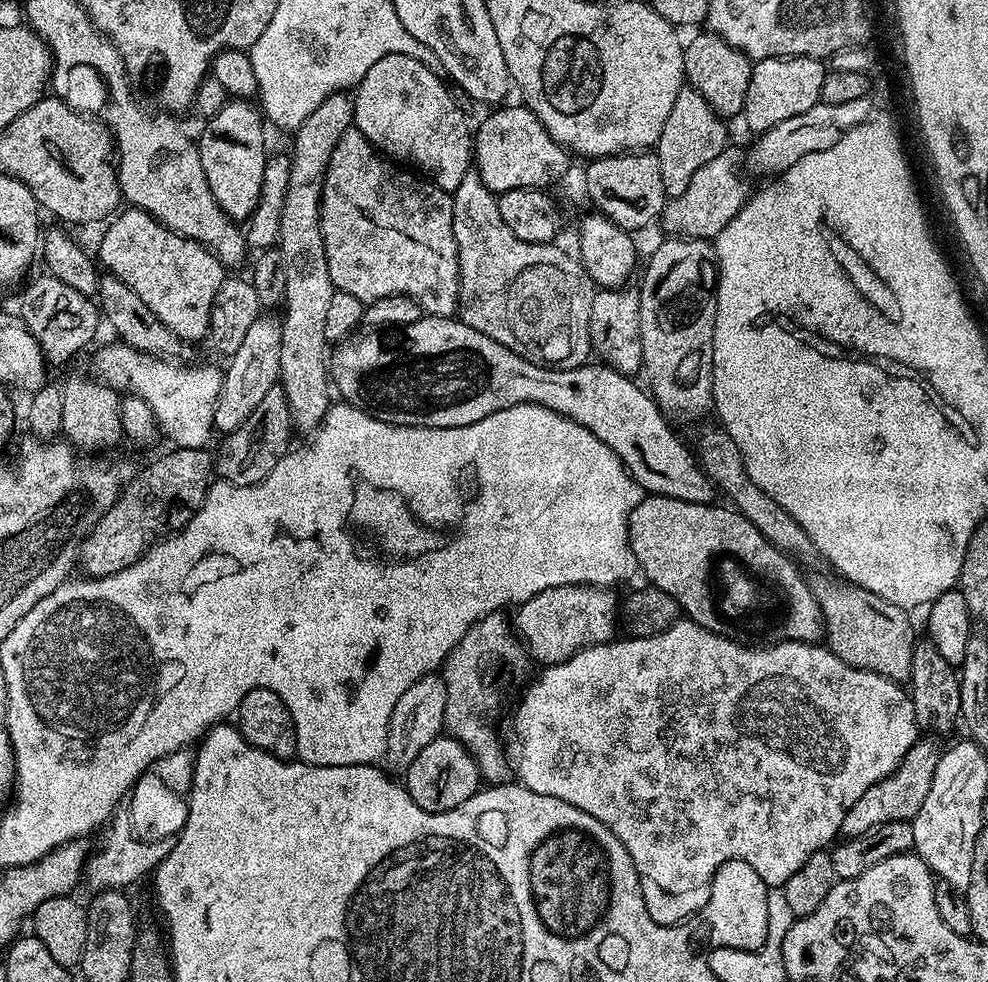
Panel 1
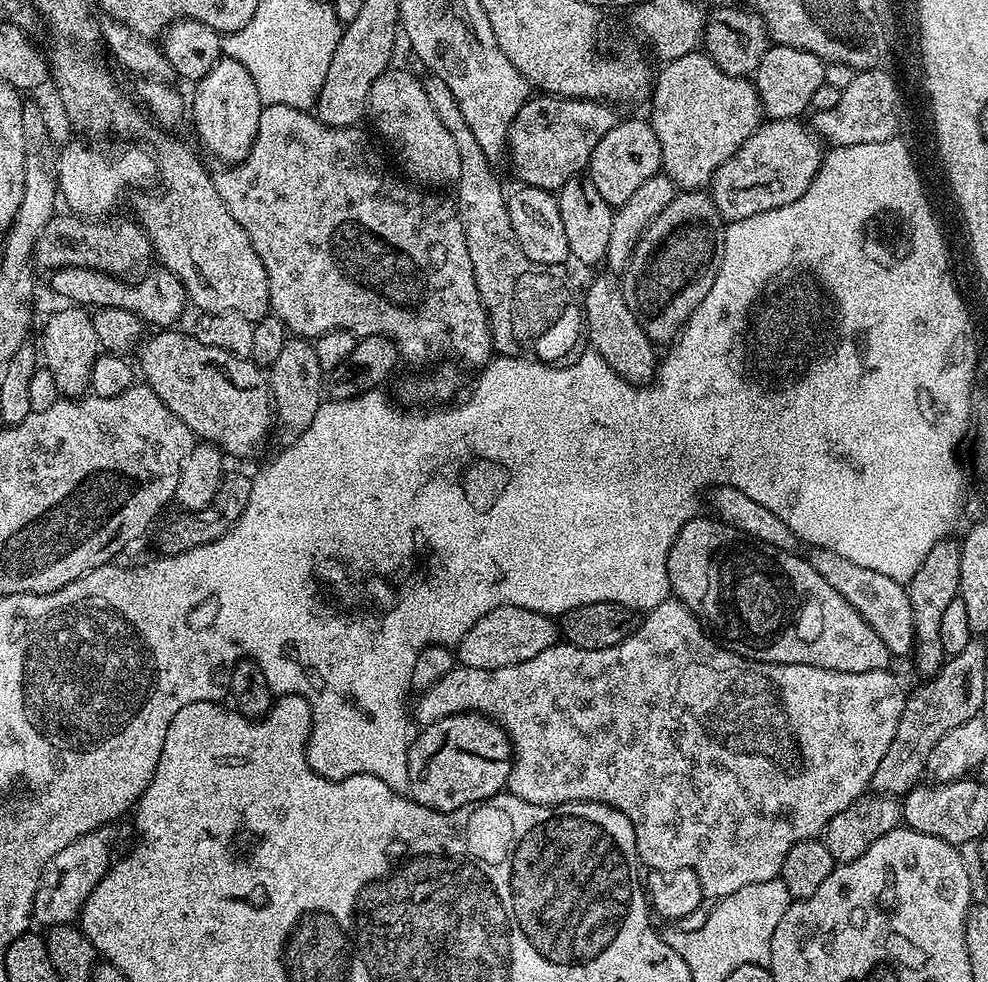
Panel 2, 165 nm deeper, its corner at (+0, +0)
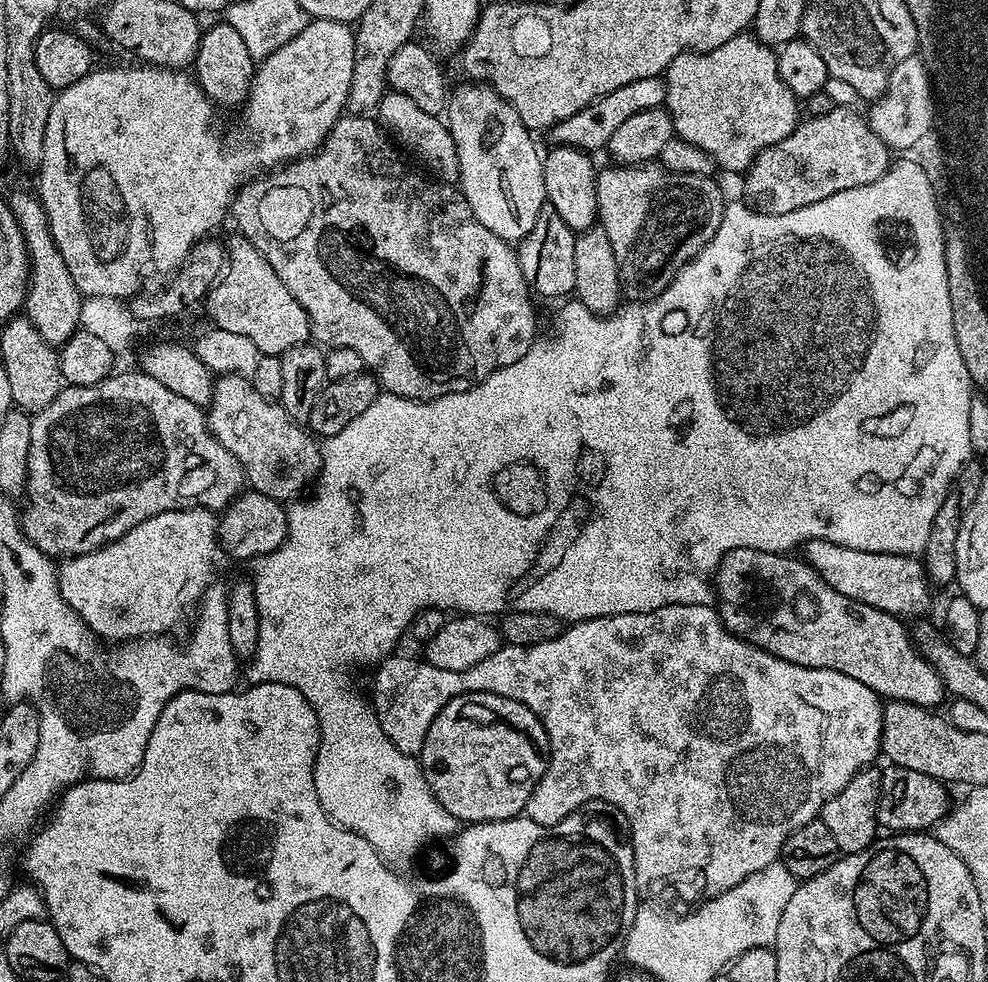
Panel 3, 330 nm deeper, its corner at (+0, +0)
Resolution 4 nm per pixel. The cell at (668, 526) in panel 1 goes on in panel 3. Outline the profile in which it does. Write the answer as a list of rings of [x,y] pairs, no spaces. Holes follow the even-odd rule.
[[[739,548],[738,550],[730,550],[720,559],[720,565],[714,573],[714,600],[718,605],[720,621],[724,623],[724,627],[733,632],[740,640],[745,640],[748,644],[762,649],[763,652],[769,652],[771,656],[782,658],[786,662],[794,662],[798,666],[806,666],[807,668],[821,668],[822,670],[834,670],[838,674],[846,674],[846,678],[854,678],[857,682],[862,682],[862,686],[870,686],[870,690],[874,690],[876,695],[885,701],[901,700],[907,704],[917,704],[920,708],[935,709],[937,707],[935,704],[943,696],[946,696],[946,689],[940,680],[940,675],[928,665],[928,661],[918,651],[917,645],[910,641],[909,631],[907,634],[903,626],[900,625],[903,623],[897,617],[891,616],[889,612],[883,612],[877,608],[866,606],[857,600],[846,598],[846,594],[838,594],[838,590],[830,587],[803,559],[791,560],[792,558],[791,555],[778,552]]]

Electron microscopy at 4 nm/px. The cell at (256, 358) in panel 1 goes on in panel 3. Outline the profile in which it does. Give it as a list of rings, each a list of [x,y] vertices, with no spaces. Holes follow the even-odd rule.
[[[178,508],[175,512],[163,512],[157,516],[151,516],[146,522],[136,524],[124,536],[120,536],[117,540],[110,544],[104,545],[96,552],[91,552],[85,556],[69,556],[63,561],[64,564],[58,568],[58,583],[60,586],[60,597],[63,598],[76,611],[76,615],[84,621],[88,631],[97,637],[105,638],[110,636],[110,640],[114,642],[123,642],[133,638],[143,638],[153,634],[168,634],[175,624],[180,624],[184,620],[184,615],[188,611],[191,613],[193,609],[199,605],[204,599],[204,590],[209,587],[212,576],[212,555],[218,552],[218,537],[216,535],[217,517],[209,512],[207,508]]]

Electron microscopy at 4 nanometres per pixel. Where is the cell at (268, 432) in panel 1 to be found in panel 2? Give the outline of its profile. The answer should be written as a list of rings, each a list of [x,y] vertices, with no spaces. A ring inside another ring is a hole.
[[[289,338],[286,342],[286,346],[282,346],[282,351],[278,353],[278,359],[275,360],[274,363],[267,369],[266,372],[268,378],[268,387],[272,393],[272,407],[274,409],[274,436],[277,436],[281,441],[279,442],[281,445],[287,446],[292,444],[295,440],[302,435],[302,433],[307,430],[310,426],[310,422],[314,422],[314,414],[318,414],[318,406],[322,403],[322,385],[326,380],[326,369],[323,368],[322,365],[318,362],[318,354],[316,353],[315,343],[311,339],[308,338]]]

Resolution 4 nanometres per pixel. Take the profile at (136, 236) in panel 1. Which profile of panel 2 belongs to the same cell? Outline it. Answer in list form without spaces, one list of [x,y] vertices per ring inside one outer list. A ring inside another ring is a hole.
[[[57,268],[51,273],[52,288],[61,296],[61,301],[76,306],[89,306],[93,309],[120,307],[132,311],[145,325],[157,324],[157,329],[167,329],[175,325],[175,320],[184,312],[189,298],[183,283],[172,272],[157,270],[148,272],[141,280],[127,284],[127,279],[114,276],[111,272],[99,272],[93,268]]]

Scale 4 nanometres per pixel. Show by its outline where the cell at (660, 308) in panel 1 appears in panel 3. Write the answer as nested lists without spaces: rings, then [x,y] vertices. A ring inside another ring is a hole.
[[[656,162],[611,167],[601,167],[596,174],[598,224],[606,230],[610,246],[614,246],[623,295],[629,301],[652,300],[662,294],[674,277],[707,246],[710,238],[718,234],[726,197],[720,193],[715,179],[694,174],[674,174]]]

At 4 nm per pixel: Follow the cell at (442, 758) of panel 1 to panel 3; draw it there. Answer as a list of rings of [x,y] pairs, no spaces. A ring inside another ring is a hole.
[[[463,692],[430,722],[418,759],[434,798],[457,822],[470,825],[521,815],[530,794],[534,794],[534,786],[548,769],[548,753],[548,735],[542,722],[522,702],[493,692]]]

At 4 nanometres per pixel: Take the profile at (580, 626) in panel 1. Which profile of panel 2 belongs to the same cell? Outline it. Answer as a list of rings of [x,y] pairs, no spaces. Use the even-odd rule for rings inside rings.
[[[503,604],[490,614],[478,618],[470,630],[460,639],[459,644],[455,645],[454,655],[461,668],[473,668],[474,670],[498,670],[502,666],[514,666],[518,662],[526,662],[530,658],[535,658],[537,654],[542,654],[542,650],[552,647],[558,640],[558,624],[553,617],[544,616],[541,612],[526,610],[518,606]]]

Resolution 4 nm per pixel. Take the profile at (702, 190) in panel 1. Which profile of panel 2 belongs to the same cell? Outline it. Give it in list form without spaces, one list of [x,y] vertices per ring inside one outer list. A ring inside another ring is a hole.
[[[765,119],[734,155],[714,174],[710,185],[710,195],[718,214],[725,220],[754,218],[766,210],[798,202],[802,194],[814,182],[826,152],[822,141],[807,123],[795,120]]]

